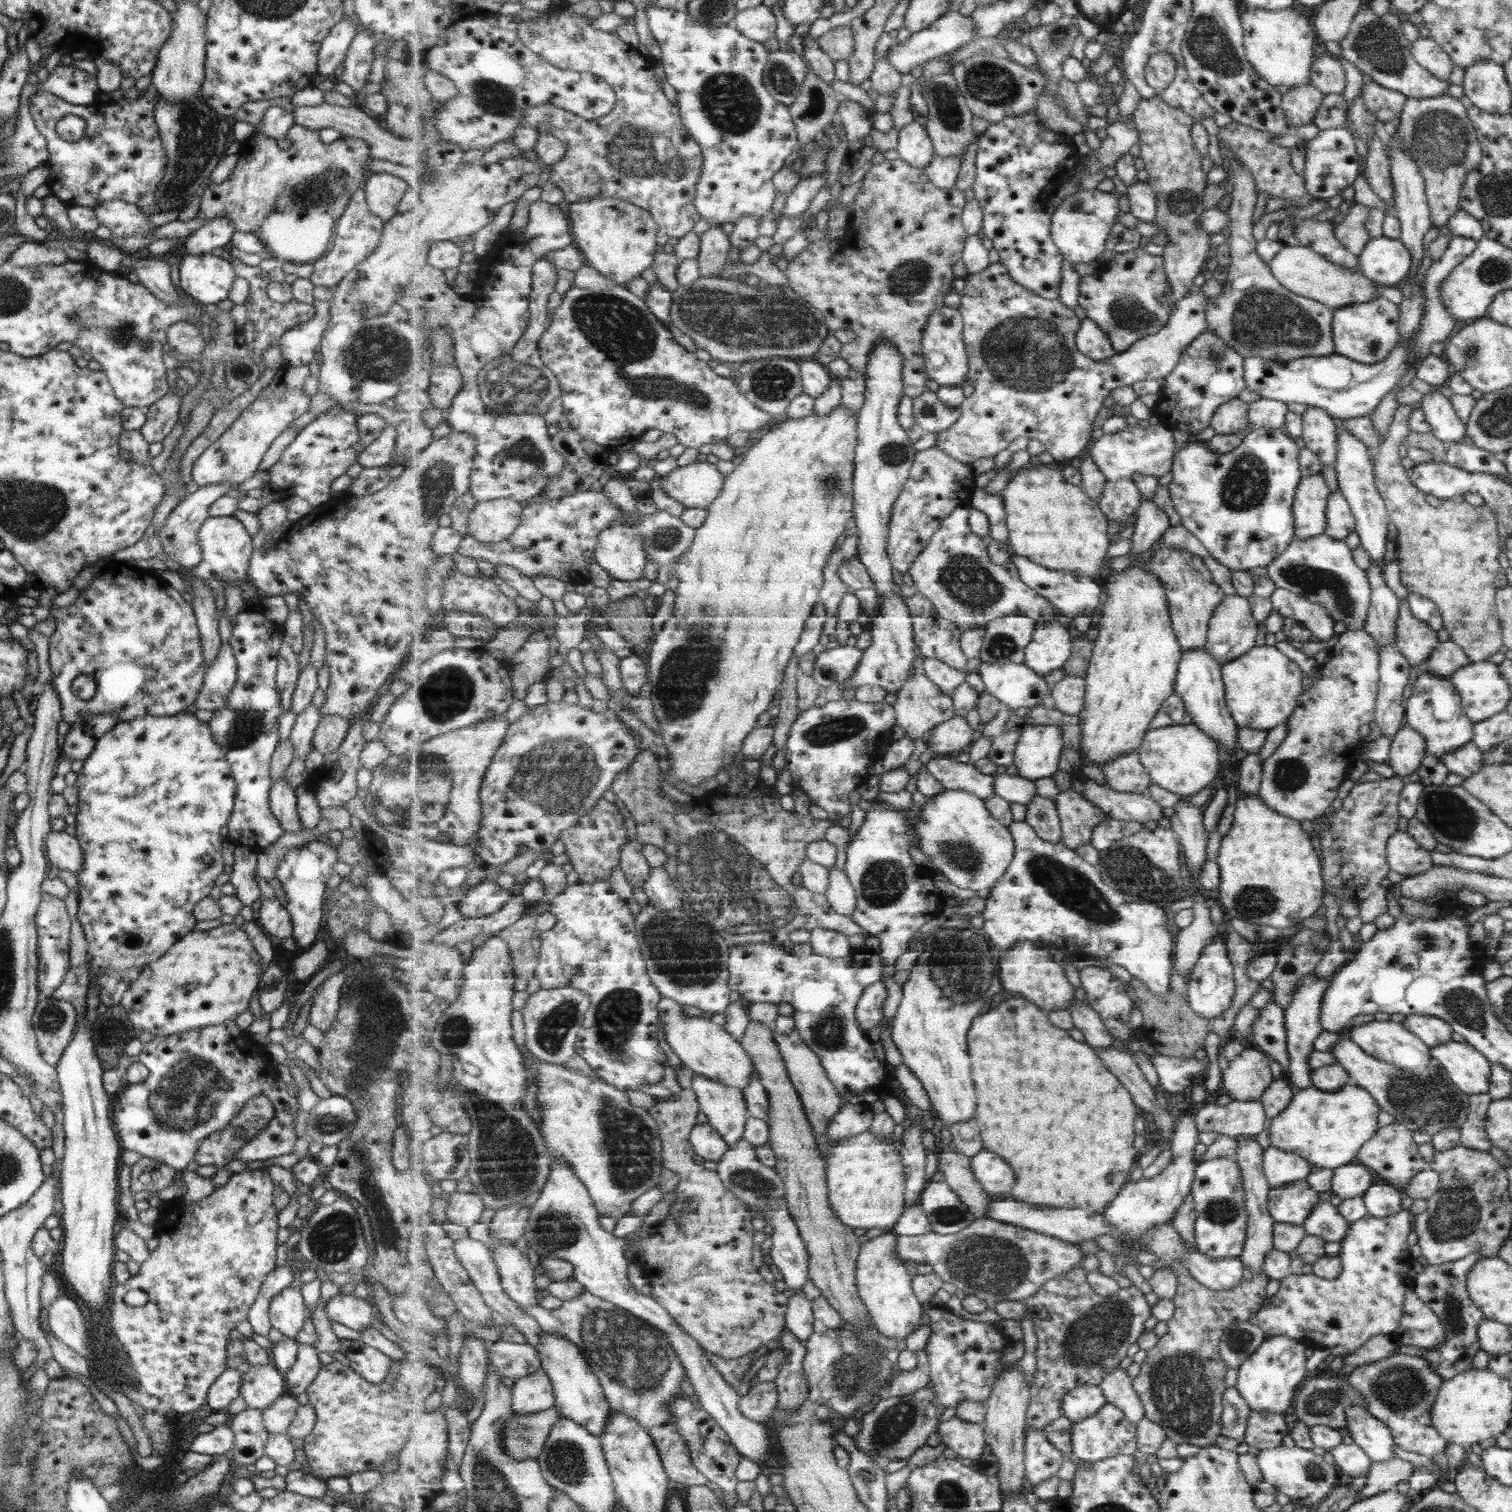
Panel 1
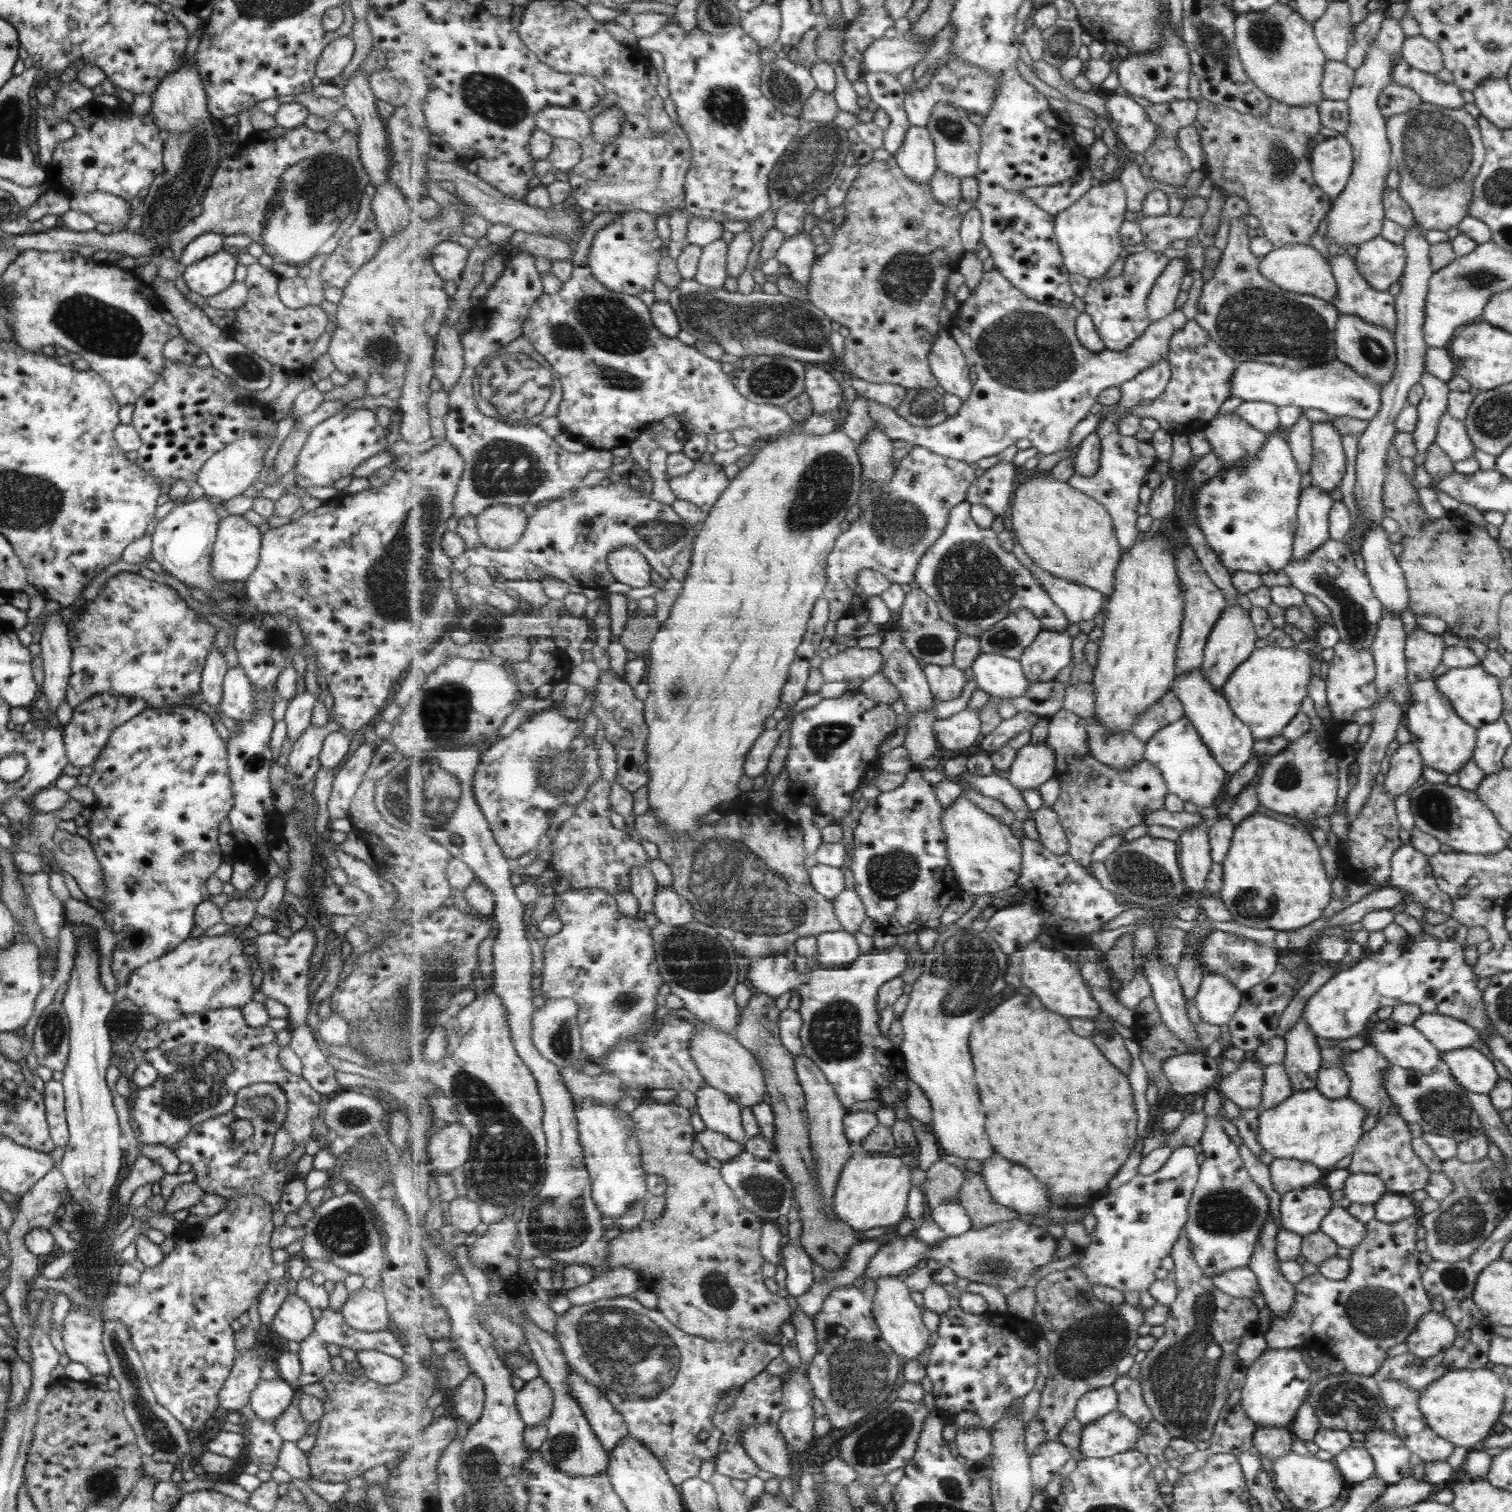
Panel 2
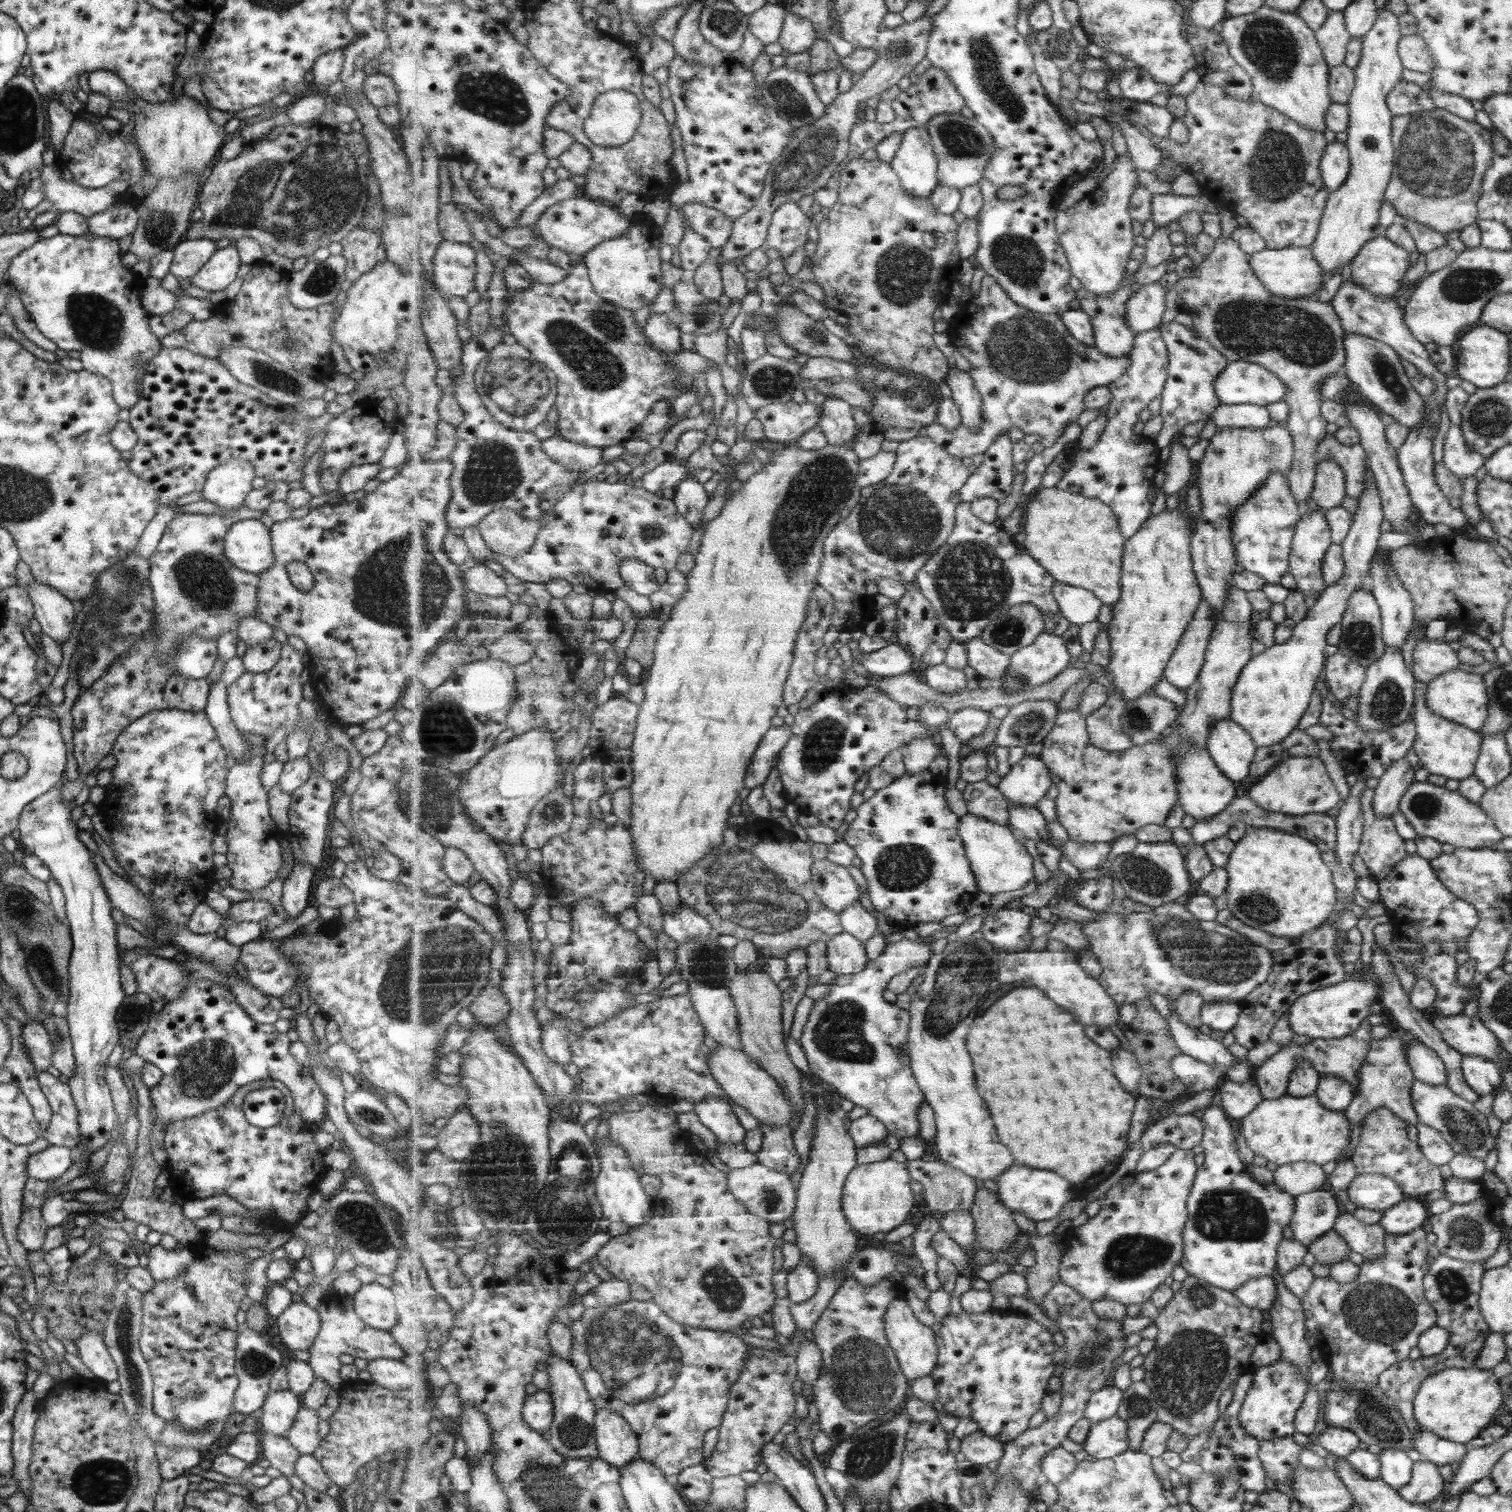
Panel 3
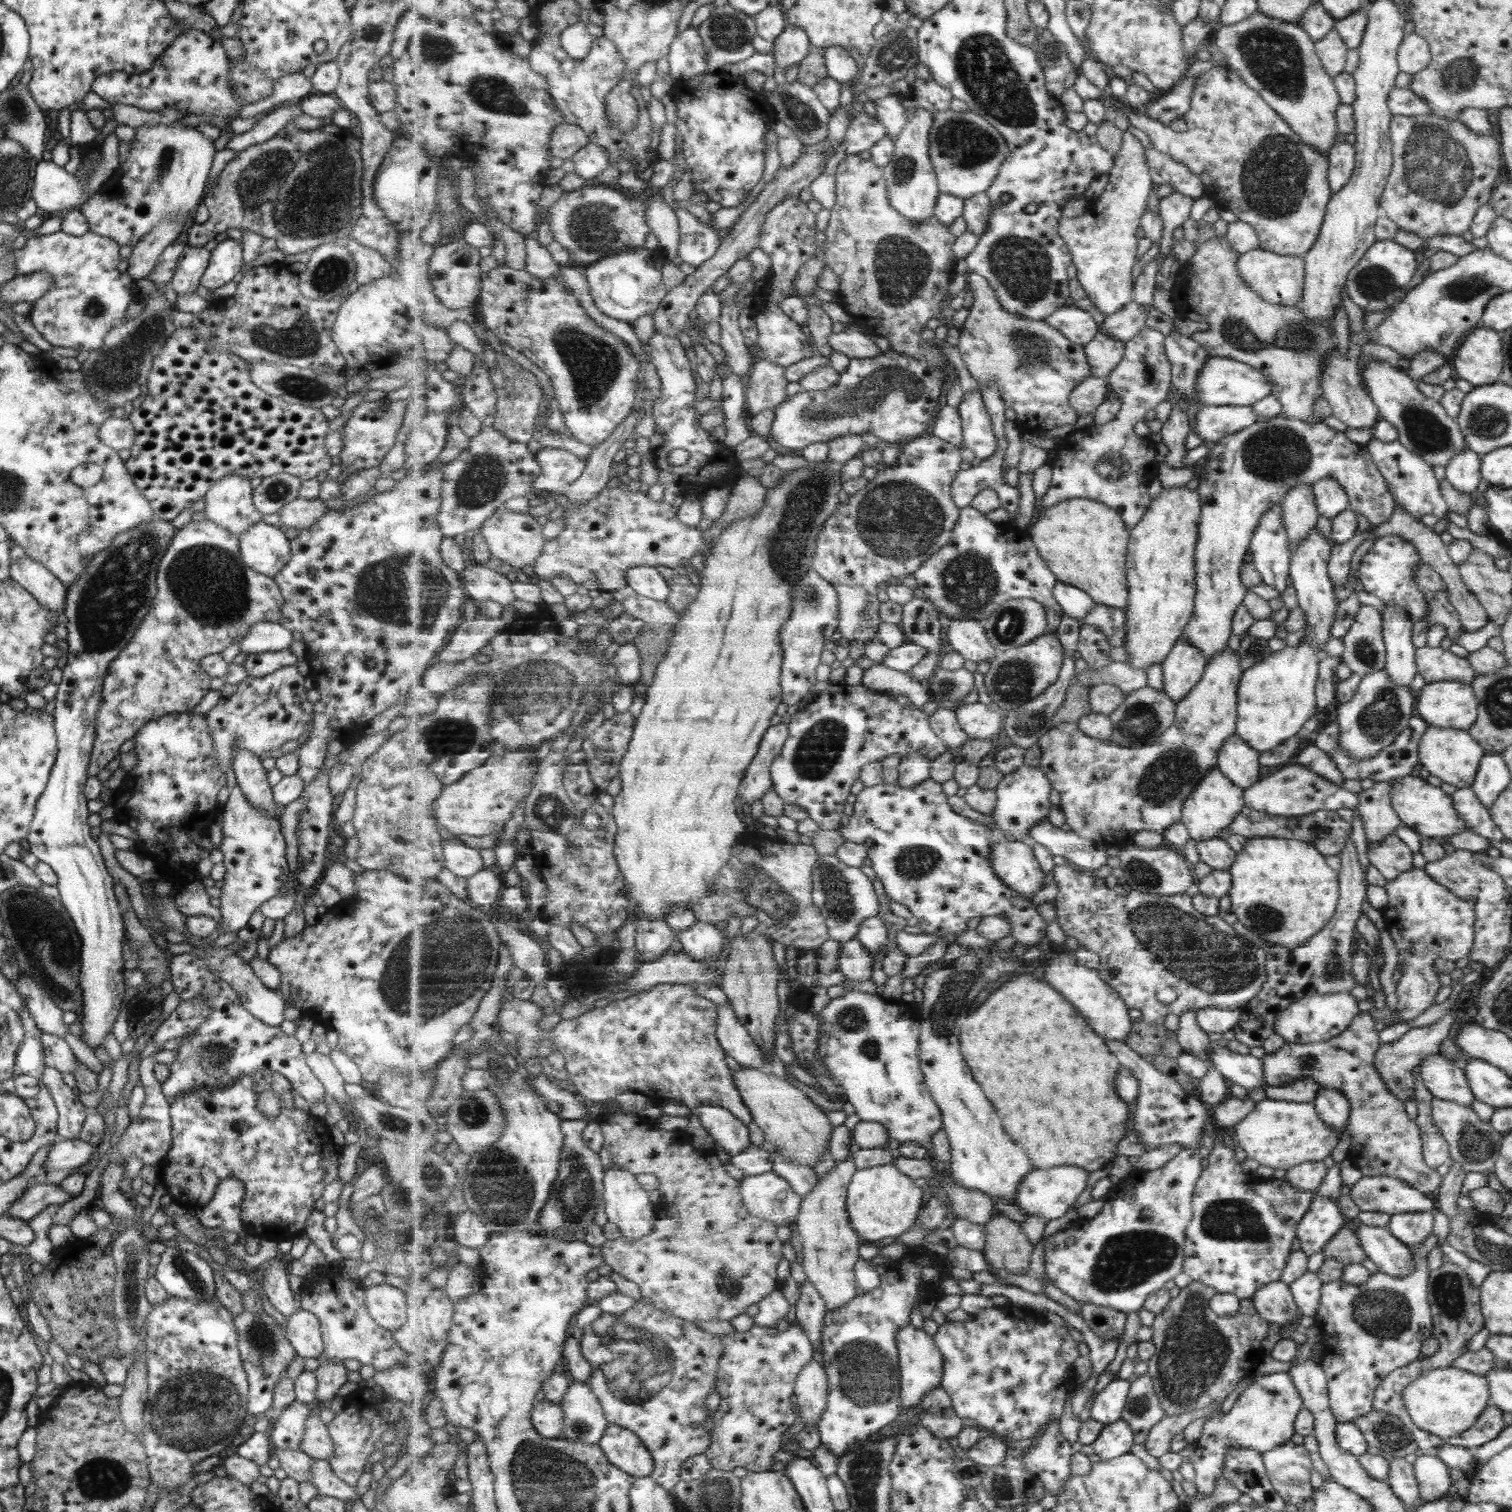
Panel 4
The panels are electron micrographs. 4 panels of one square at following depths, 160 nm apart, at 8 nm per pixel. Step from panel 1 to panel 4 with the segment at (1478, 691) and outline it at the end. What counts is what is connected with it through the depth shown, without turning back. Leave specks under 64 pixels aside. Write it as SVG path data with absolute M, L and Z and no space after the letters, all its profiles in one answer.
M1425 683L1414 701L1414 714L1435 728L1467 730L1476 718L1477 699L1469 683Z

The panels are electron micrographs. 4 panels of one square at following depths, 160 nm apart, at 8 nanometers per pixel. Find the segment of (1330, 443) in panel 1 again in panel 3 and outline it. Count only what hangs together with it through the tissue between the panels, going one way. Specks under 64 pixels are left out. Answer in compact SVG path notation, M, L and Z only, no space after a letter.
M1321 459L1314 466L1314 481L1310 497L1323 510L1341 506L1345 496L1344 474L1338 464L1331 459Z

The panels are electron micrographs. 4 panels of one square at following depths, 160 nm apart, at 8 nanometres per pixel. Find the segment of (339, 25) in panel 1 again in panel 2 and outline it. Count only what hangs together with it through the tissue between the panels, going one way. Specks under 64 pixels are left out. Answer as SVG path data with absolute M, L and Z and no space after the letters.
M348 36L340 37L329 42L317 59L314 73L323 82L331 82L351 60L354 51L353 40L347 38Z

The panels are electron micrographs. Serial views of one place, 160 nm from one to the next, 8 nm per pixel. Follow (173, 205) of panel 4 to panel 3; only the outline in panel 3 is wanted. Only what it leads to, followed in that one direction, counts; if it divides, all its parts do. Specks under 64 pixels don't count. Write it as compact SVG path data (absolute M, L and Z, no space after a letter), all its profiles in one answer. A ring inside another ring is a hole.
M183 93L153 104L137 97L132 97L132 100L136 108L133 114L133 136L144 158L146 170L138 182L146 192L144 197L154 190L157 181L162 178L177 178L181 173L197 173L199 178L209 160L224 143L226 133L222 126L215 125L209 119L207 108ZM144 197L129 203L121 203L121 208L116 207L116 201L108 210L94 214L87 218L88 232L96 237L105 237L115 241L132 235L137 226L138 208Z

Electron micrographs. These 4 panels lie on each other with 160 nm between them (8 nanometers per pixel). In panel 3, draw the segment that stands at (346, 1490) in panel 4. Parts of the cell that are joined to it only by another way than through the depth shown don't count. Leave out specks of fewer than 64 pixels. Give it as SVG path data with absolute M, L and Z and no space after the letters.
M297 1455L293 1463L293 1472L305 1487L317 1492L328 1494L330 1497L339 1496L342 1488L337 1487L327 1479L321 1465L311 1455Z

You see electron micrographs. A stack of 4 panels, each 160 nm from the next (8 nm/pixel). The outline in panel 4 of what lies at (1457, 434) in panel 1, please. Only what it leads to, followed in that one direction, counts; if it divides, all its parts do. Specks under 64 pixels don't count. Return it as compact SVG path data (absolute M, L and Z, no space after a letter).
M1467 447L1458 450L1444 466L1444 479L1455 490L1469 495L1479 484L1480 455Z

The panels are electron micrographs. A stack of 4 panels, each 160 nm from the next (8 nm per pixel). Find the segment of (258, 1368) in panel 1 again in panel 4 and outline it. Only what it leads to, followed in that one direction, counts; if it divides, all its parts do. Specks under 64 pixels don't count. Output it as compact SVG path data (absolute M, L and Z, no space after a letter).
M295 1399L280 1412L275 1413L275 1422L268 1437L271 1446L277 1449L297 1449L309 1408Z

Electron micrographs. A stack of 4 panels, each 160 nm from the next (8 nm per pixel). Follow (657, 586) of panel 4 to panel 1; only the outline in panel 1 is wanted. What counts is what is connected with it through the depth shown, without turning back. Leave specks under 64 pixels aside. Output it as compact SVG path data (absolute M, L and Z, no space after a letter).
M617 520L599 533L593 558L617 580L639 580L647 564L644 542L634 528Z

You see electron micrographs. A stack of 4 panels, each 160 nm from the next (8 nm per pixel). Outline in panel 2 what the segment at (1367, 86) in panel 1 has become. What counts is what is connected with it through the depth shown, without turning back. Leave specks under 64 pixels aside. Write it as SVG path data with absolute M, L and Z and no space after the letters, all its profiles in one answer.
M1391 82L1379 91L1377 100L1377 106L1385 119L1415 108L1421 102L1421 99L1410 88Z

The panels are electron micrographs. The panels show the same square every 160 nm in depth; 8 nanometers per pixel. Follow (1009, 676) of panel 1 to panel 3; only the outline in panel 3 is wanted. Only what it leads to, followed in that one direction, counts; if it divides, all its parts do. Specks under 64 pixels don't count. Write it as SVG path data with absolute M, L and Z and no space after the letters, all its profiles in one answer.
M981 637L963 643L966 644L969 664L979 677L989 678L993 683L1004 678L1012 664L1012 655L989 646Z

